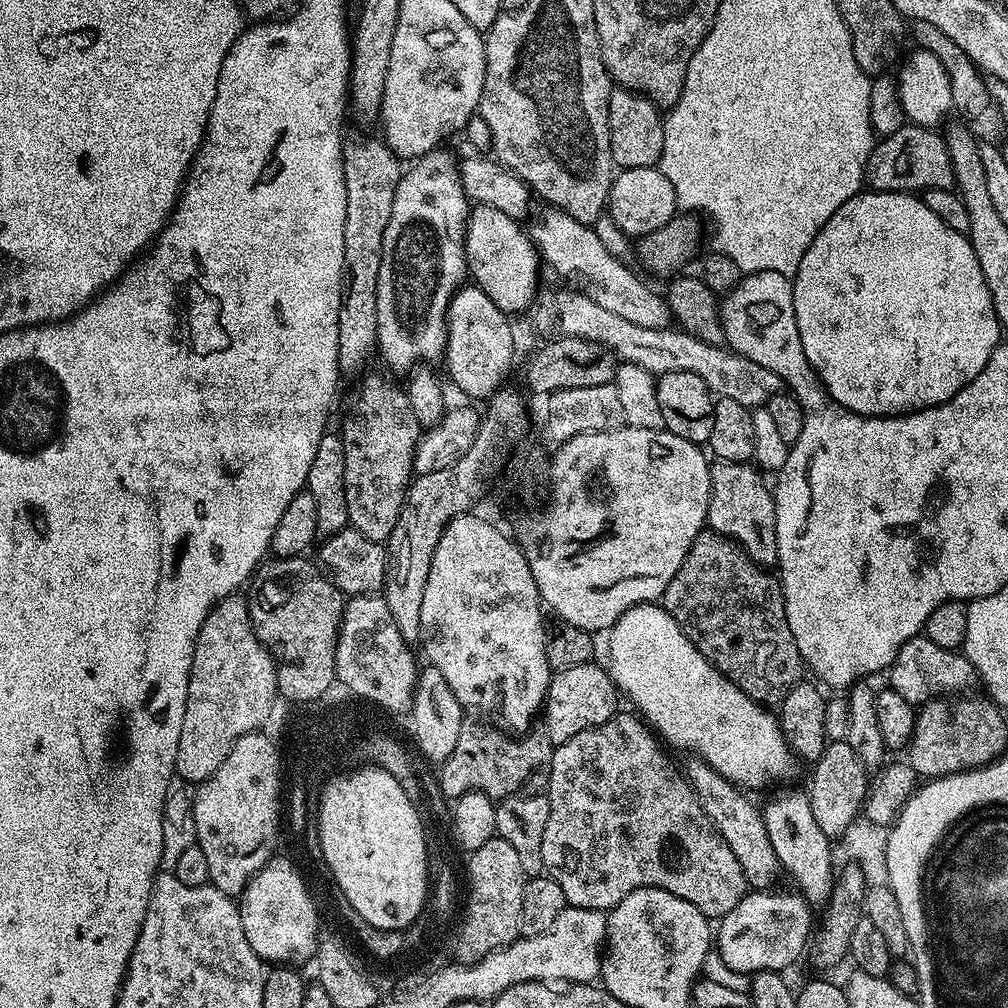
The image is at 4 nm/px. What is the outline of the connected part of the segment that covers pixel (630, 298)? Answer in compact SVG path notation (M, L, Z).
M560 209L546 210L532 228L529 227L528 233L547 267L549 264L560 276L581 280L585 296L605 310L618 314L618 318L626 318L626 322L634 322L643 328L667 328L673 323L667 299L661 293L659 296L646 281L639 280L625 261L608 253L593 227L578 222Z

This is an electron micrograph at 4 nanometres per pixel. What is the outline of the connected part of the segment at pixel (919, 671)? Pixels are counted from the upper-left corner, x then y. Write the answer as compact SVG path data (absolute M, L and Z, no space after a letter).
M923 634L910 638L910 642L902 645L892 667L887 669L887 676L891 688L913 706L922 705L933 698L963 693L978 680L974 666L965 656L959 651L930 642Z

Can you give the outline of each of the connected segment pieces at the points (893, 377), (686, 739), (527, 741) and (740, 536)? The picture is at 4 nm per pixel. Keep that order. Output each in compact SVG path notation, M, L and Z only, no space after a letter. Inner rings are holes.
M861 190L854 198L850 198L822 226L822 230L810 242L806 254L802 254L802 262L795 276L791 277L794 294L794 318L798 318L798 334L802 334L802 350L806 350L806 358L810 358L810 366L820 376L820 381L828 387L828 395L850 411L859 416L894 416L919 412L921 408L933 408L944 404L958 390L962 390L990 362L990 354L994 354L997 344L1002 340L1002 329L988 283L984 281L982 266L978 266L978 258L972 249L967 235L958 230L950 230L930 206L924 204L919 195L910 192L878 192Z
M659 603L639 604L618 622L607 633L608 661L606 667L613 684L621 693L628 695L631 707L651 726L661 741L673 744L676 748L685 748L699 759L706 761L722 778L735 784L741 790L764 788L775 780L788 780L796 772L798 756L788 745L784 731L775 711L752 700L730 678L726 678L715 668L686 638L682 626Z
M469 719L462 726L454 754L450 754L450 758L438 768L440 788L446 797L455 798L467 792L481 792L499 802L507 796L540 794L547 789L554 747L552 741L543 735L540 737L533 734L510 738L503 727L492 724Z
M716 460L712 464L707 527L736 541L755 564L772 566L776 564L776 502L773 489L764 485L763 478L761 469L751 463Z

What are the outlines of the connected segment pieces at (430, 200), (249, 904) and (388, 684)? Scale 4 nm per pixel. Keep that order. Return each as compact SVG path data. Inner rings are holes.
M433 150L415 161L412 169L405 171L398 182L398 190L394 190L394 210L390 214L390 226L386 226L386 238L382 238L382 262L378 275L377 288L377 338L378 352L384 355L384 360L396 372L408 374L421 362L439 361L444 354L448 341L448 304L457 288L465 283L469 275L468 258L464 254L464 237L468 231L468 213L470 211L469 197L464 195L464 186L460 181L460 170L457 157L452 157L445 150Z
M281 854L273 855L266 861L262 870L252 877L247 888L238 897L238 907L242 918L242 930L246 930L246 942L250 942L250 950L258 954L261 960L272 966L301 966L316 955L316 946L320 943L322 929L320 929L321 913L317 911L312 894L306 893L302 887L301 877L296 876L300 870L295 859L287 860Z
M383 595L353 596L345 603L343 624L336 642L335 679L340 684L344 683L356 696L365 696L392 712L407 713L411 709L418 683L418 663L408 648L411 648L409 641L405 640L398 622L394 622L394 614L390 614L390 606L384 601Z

